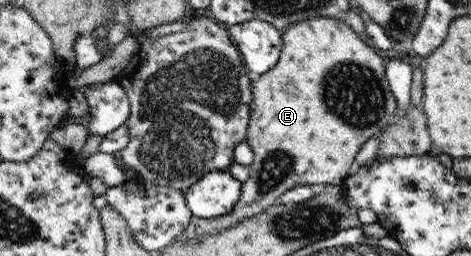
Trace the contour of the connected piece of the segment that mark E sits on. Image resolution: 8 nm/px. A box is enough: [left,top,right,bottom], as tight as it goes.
[180,17,396,239]

